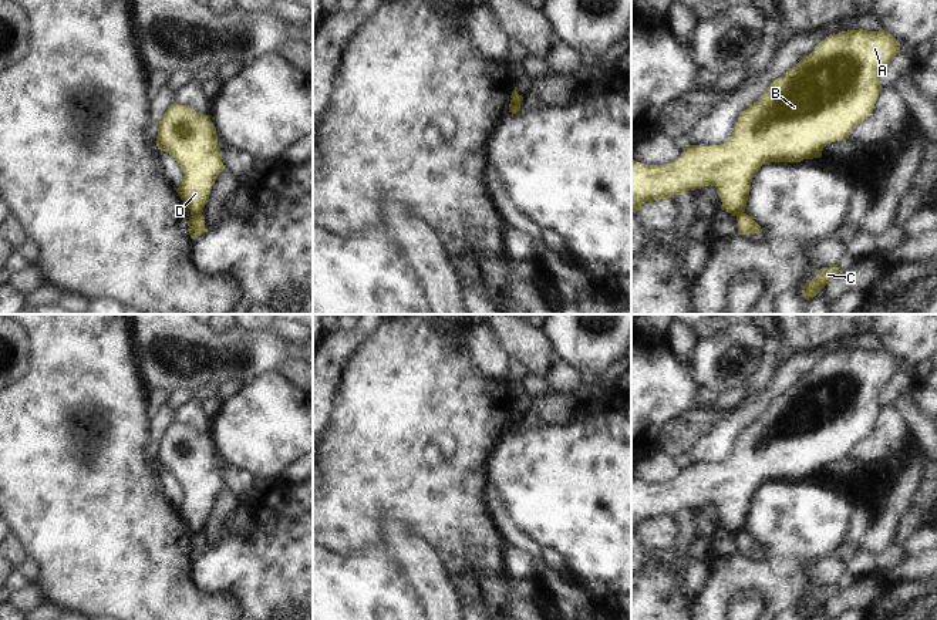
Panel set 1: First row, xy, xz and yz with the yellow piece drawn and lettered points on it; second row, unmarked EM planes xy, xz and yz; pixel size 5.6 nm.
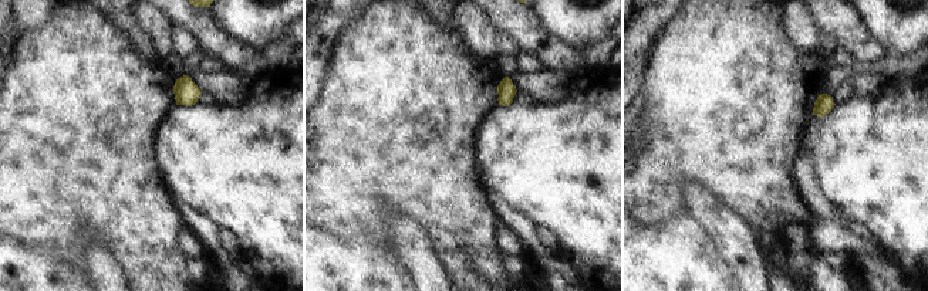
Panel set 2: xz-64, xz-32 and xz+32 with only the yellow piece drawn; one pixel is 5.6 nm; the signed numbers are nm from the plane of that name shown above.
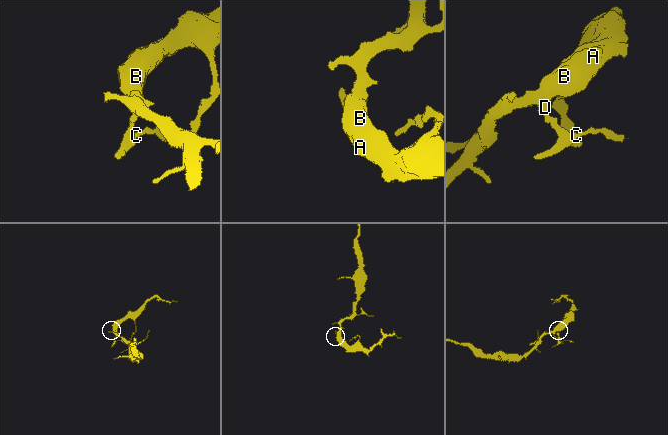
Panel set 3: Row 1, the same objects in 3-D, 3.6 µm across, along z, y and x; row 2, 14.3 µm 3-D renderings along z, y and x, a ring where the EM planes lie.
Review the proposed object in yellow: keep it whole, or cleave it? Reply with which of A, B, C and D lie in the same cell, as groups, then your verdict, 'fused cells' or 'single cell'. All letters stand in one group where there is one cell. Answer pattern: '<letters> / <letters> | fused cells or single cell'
A B D / C | fused cells

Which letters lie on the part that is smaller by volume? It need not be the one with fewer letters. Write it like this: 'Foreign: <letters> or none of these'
Foreign: C

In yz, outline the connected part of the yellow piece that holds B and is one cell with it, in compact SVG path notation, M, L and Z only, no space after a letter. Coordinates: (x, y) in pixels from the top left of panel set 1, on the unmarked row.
M847 348L830 353L796 384L778 395L761 414L761 417L744 428L731 456L719 464L685 464L684 471L667 483L644 483L631 479L631 532L636 532L646 520L670 518L685 509L704 505L715 505L721 516L721 528L738 535L745 530L749 505L754 493L762 483L771 481L801 481L820 476L828 462L849 456L850 451L867 438L877 419L880 395L892 377L900 370L900 361L884 348Z

